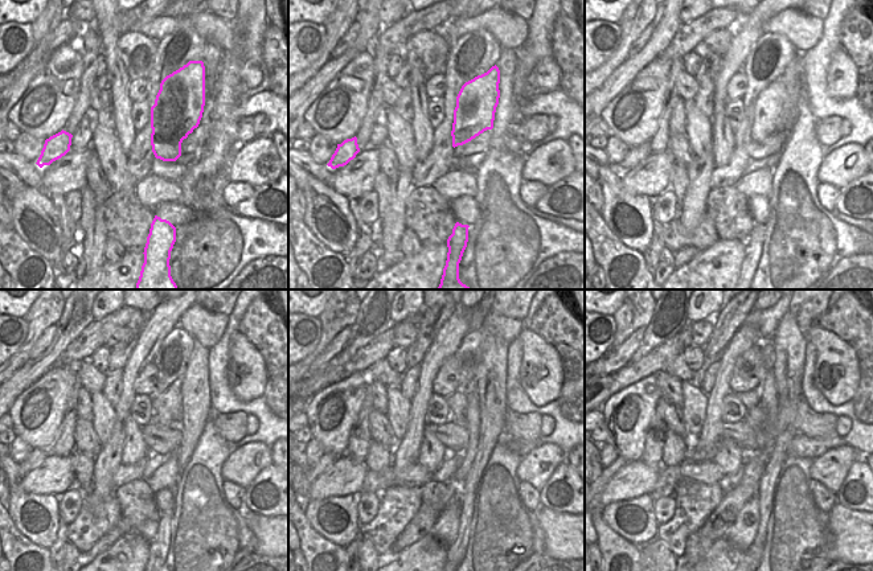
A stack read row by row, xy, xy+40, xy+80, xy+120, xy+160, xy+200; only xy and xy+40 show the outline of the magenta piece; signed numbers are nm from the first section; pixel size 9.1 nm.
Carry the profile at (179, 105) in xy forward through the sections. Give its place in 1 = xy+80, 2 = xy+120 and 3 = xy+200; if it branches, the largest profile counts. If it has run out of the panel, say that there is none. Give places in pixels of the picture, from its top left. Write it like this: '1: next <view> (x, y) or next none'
1: next xy+80 (769, 110)
2: next xy+120 (167, 413)
3: next xy+200 (758, 401)

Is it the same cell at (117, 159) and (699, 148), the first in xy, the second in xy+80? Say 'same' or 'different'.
same

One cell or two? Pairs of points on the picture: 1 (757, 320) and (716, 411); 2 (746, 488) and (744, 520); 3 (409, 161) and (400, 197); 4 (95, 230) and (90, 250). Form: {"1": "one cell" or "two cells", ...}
{"1": "two cells", "2": "two cells", "3": "two cells", "4": "one cell"}

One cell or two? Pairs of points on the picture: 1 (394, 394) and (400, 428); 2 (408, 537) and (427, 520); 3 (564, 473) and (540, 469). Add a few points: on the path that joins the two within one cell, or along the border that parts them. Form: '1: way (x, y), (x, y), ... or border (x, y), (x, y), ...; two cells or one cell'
1: way (396, 402), (398, 406), (398, 420); one cell
2: way (413, 532), (422, 524); one cell
3: border (565, 459), (540, 491); two cells

